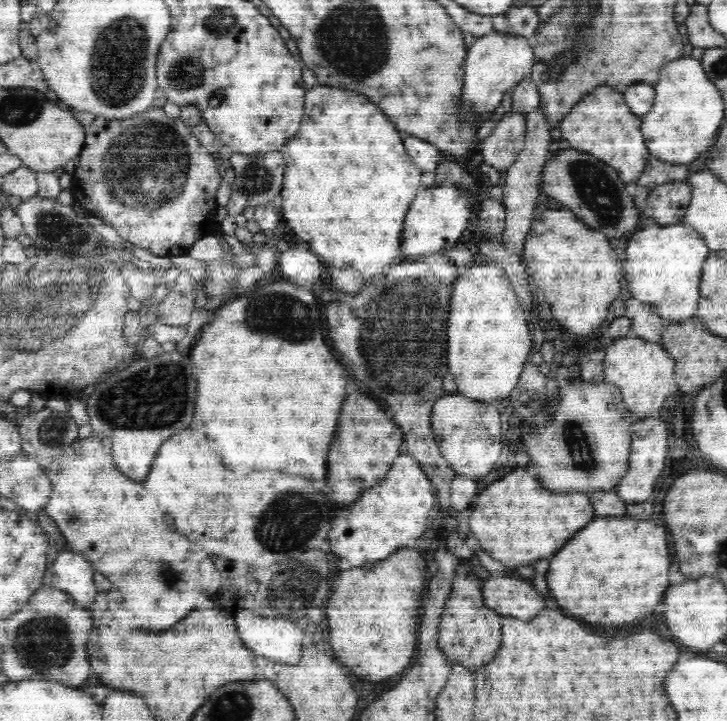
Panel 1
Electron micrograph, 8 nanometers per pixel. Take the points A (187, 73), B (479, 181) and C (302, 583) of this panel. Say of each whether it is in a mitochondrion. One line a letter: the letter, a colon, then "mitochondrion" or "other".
A: mitochondrion
B: other
C: mitochondrion

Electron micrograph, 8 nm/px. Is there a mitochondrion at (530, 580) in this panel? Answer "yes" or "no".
no

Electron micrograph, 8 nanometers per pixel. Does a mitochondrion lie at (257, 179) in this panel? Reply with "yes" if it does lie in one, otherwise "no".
yes

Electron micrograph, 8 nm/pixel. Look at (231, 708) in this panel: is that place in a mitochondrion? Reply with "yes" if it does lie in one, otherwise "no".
yes

